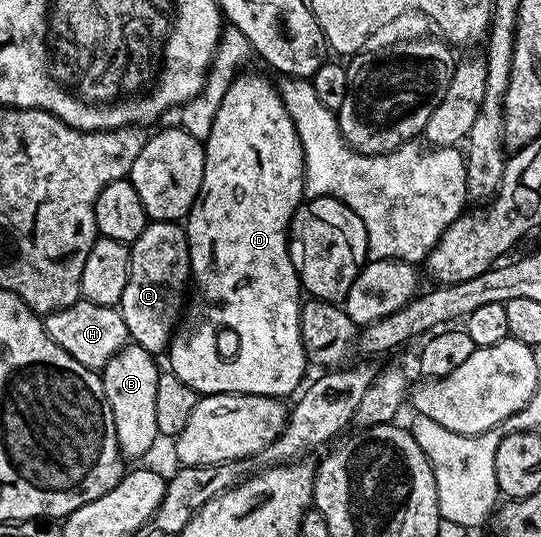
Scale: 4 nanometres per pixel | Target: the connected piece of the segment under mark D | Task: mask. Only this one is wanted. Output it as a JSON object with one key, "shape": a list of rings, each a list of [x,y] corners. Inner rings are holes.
{"shape":[[[260,75],[233,79],[222,97],[222,105],[218,105],[218,113],[214,113],[210,133],[208,138],[203,140],[203,144],[202,189],[186,216],[194,290],[191,292],[190,302],[173,334],[172,342],[168,344],[167,366],[183,383],[190,385],[193,391],[200,395],[261,395],[275,399],[284,399],[292,394],[295,396],[305,382],[304,370],[309,370],[310,367],[308,354],[304,352],[302,345],[302,329],[300,328],[300,308],[302,306],[300,277],[296,267],[292,264],[292,258],[288,255],[288,229],[292,226],[292,214],[305,198],[304,154],[302,145],[298,141],[298,133],[294,129],[294,121],[290,121],[290,113],[286,113],[286,105],[282,101],[277,84],[275,82],[267,83]]]}

